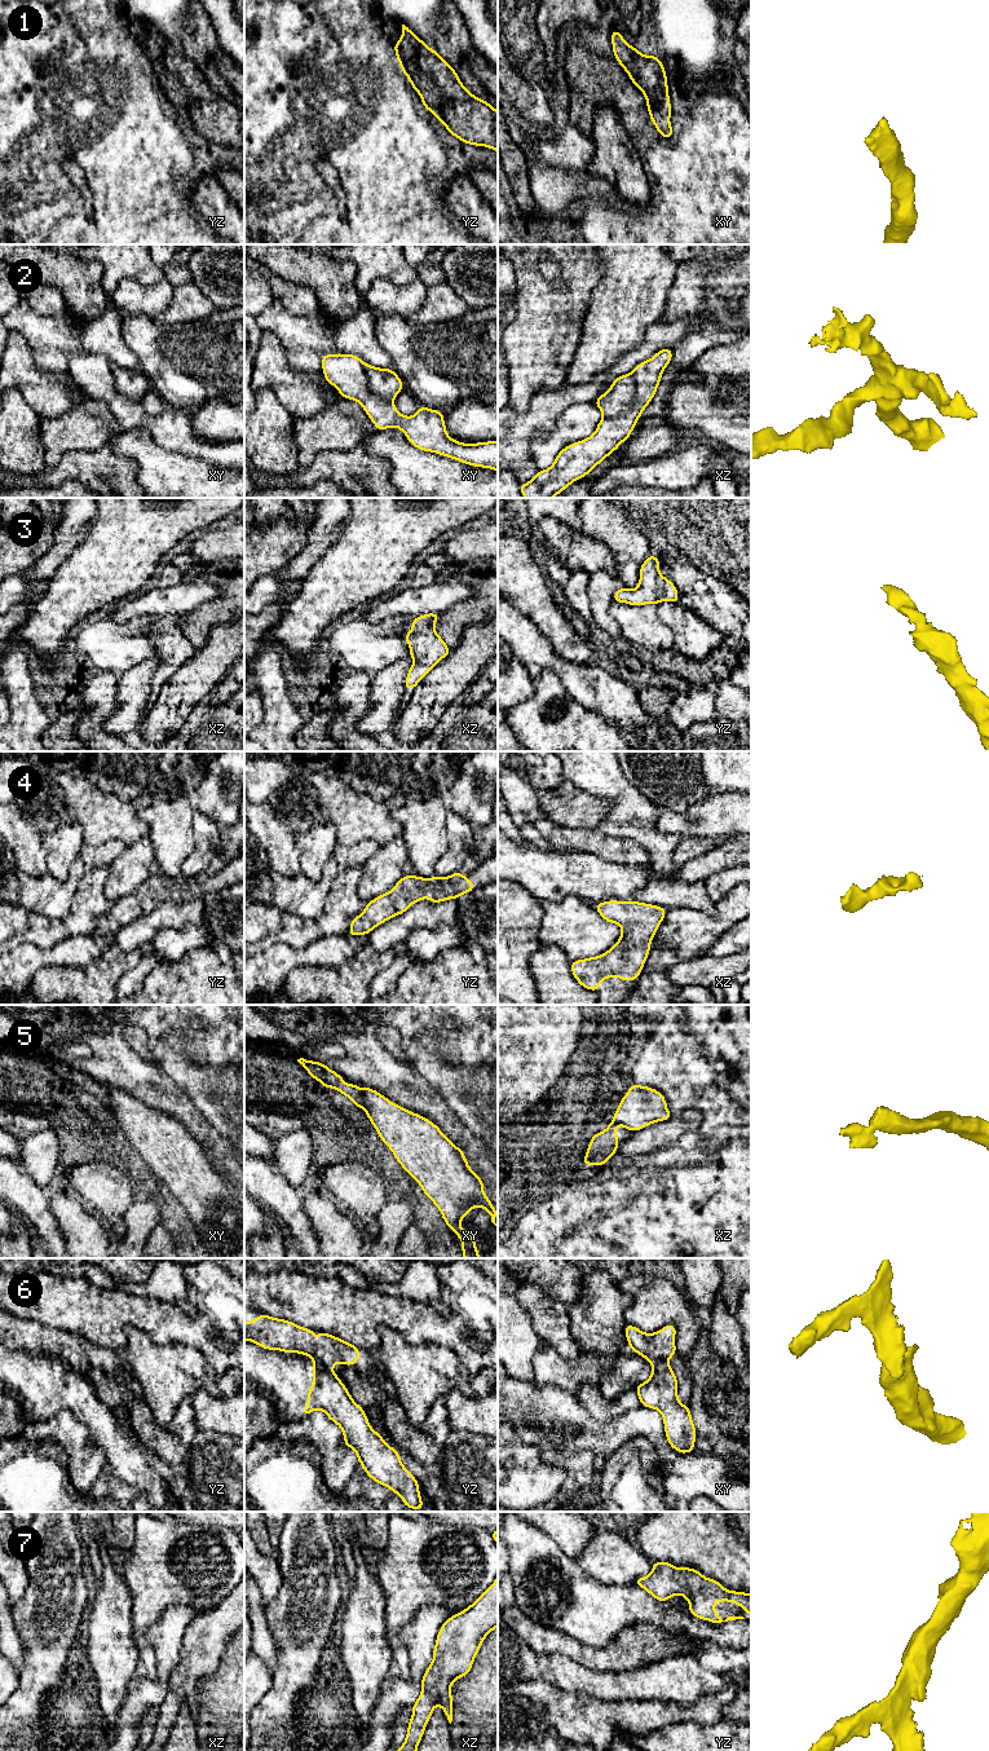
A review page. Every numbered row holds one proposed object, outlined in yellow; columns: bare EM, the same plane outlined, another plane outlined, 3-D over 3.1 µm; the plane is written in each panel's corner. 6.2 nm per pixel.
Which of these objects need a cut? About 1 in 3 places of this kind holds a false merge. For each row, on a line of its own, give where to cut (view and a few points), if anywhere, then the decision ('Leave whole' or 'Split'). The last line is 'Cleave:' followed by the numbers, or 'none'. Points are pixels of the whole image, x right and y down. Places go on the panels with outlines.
1: No split. Leave whole
2: Split along xz (631, 374), (634, 380), (634, 402), (625, 413), (604, 418). Split
3: No split. Leave whole
4: No split. Leave whole
5: Split along xy (360, 1099), (363, 1106). Split
6: Split along yz (313, 1357), (331, 1370). Split
7: No split. Leave whole
Cleave: 2, 5, 6

